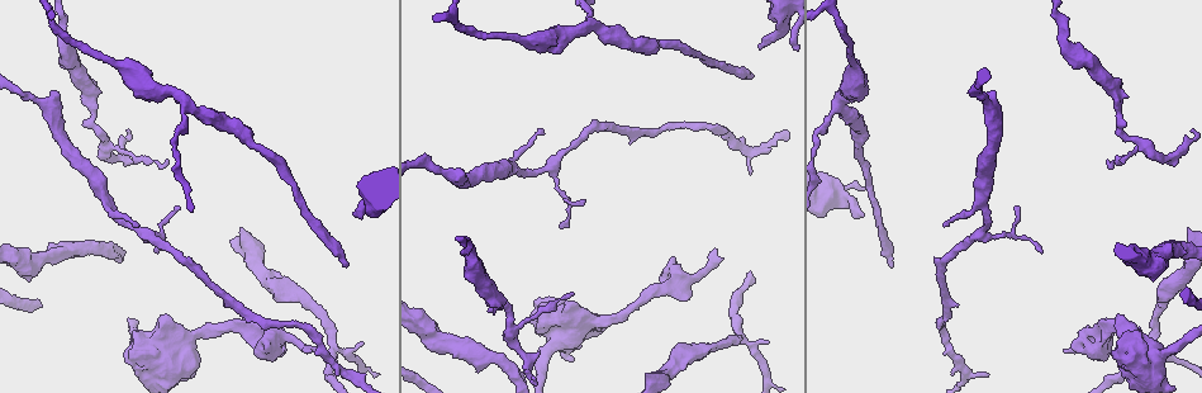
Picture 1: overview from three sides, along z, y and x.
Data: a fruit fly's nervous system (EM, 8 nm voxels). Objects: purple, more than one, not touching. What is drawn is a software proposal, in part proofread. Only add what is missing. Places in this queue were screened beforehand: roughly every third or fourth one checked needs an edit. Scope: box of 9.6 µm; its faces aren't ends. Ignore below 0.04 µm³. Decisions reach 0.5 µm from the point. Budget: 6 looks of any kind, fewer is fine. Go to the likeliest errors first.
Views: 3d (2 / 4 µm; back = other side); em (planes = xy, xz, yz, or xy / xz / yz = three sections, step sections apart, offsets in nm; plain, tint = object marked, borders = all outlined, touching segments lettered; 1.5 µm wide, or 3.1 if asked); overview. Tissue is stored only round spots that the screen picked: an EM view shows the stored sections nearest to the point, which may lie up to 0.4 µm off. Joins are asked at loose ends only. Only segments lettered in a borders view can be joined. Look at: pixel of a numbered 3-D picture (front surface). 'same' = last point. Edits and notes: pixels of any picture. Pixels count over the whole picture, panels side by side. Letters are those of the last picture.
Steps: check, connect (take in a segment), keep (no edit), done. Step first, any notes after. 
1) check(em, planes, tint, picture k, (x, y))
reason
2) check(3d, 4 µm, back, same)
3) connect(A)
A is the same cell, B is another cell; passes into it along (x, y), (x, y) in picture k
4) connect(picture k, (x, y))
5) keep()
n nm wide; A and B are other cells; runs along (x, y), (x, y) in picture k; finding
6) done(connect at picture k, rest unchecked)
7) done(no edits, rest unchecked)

check(3d, 4 µm, back, picture 1, (753, 76))
free end

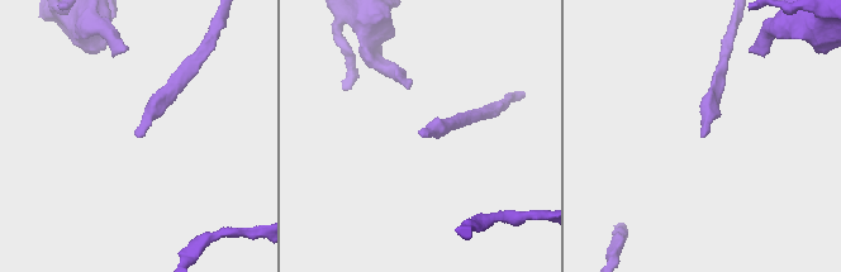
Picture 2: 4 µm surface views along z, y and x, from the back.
check(em, xz, step 8, borders, picture 2, (420, 132))
need the tissue

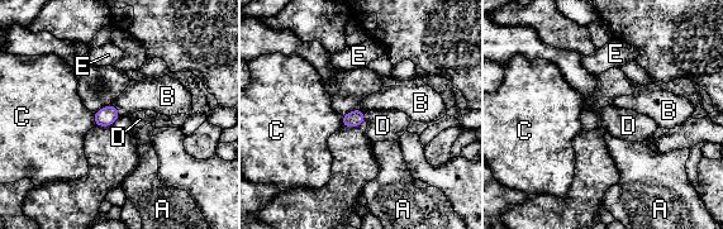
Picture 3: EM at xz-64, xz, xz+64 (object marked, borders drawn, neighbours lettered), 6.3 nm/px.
check(em, planes, borders, same)

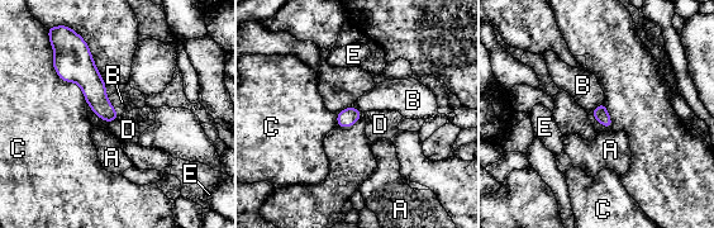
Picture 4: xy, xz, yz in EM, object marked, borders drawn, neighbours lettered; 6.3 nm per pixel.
connect(D)
D is the same cell, A, B, C and E are other cells; passes into it along (600, 114), (603, 126), (598, 127) in picture 4; it goes on there

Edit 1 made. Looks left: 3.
check(overview)
redraw

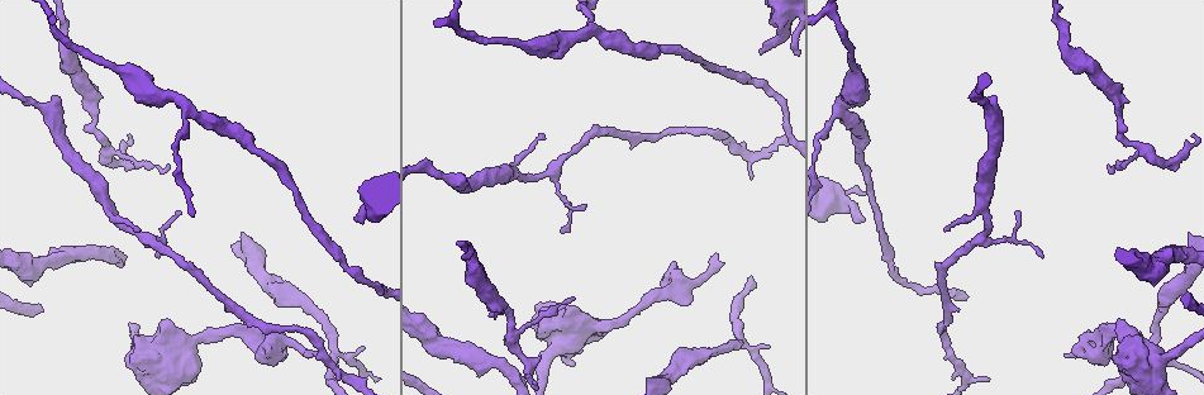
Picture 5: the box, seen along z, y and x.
check(em, planes, plain, picture 5, (168, 167))
thin end

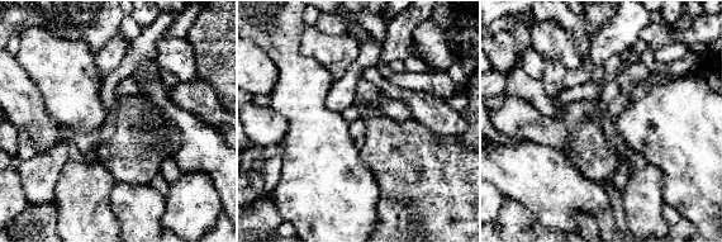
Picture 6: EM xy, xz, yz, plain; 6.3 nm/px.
check(em, planes, borders, same)

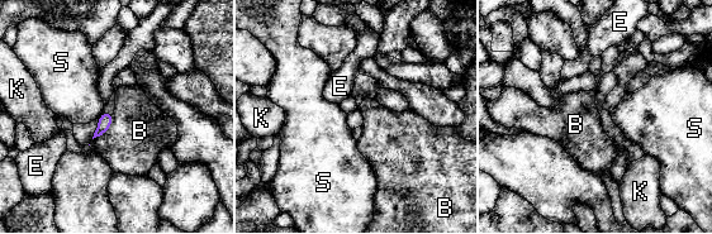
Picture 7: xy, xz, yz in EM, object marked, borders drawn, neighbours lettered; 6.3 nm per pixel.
keep()
B, E, K and S are other cells; border along (113, 114), (110, 127), (93, 139) in picture 7; none of them fits

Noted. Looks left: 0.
done(connect at picture 4, rest unchecked)

